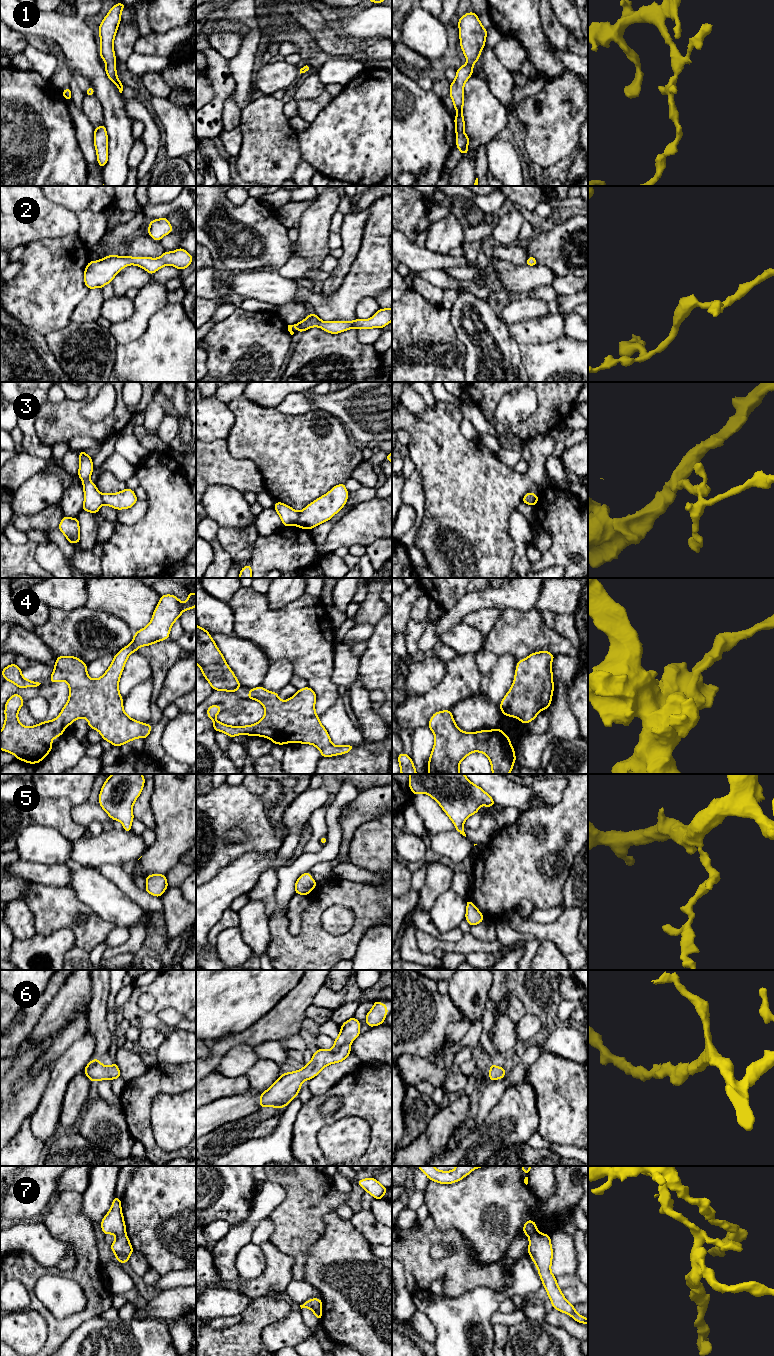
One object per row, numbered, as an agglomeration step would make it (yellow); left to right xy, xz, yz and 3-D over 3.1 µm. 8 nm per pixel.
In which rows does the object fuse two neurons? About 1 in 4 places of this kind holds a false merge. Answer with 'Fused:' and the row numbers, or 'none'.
Fused: 3, 7

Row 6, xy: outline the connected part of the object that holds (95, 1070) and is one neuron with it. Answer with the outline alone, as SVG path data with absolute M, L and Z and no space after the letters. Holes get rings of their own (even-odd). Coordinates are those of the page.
M92 1059L83 1072L91 1082L121 1078L120 1070L115 1062L111 1066L106 1067L99 1059Z

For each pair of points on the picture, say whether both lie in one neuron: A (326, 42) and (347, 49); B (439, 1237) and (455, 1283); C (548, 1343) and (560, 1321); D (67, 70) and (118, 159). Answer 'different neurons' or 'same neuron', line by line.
A: same neuron
B: same neuron
C: different neurons
D: same neuron

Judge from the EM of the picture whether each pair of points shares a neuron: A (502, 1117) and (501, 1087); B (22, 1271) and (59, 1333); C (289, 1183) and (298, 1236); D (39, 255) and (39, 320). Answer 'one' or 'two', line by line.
A: two
B: one
C: one
D: one

